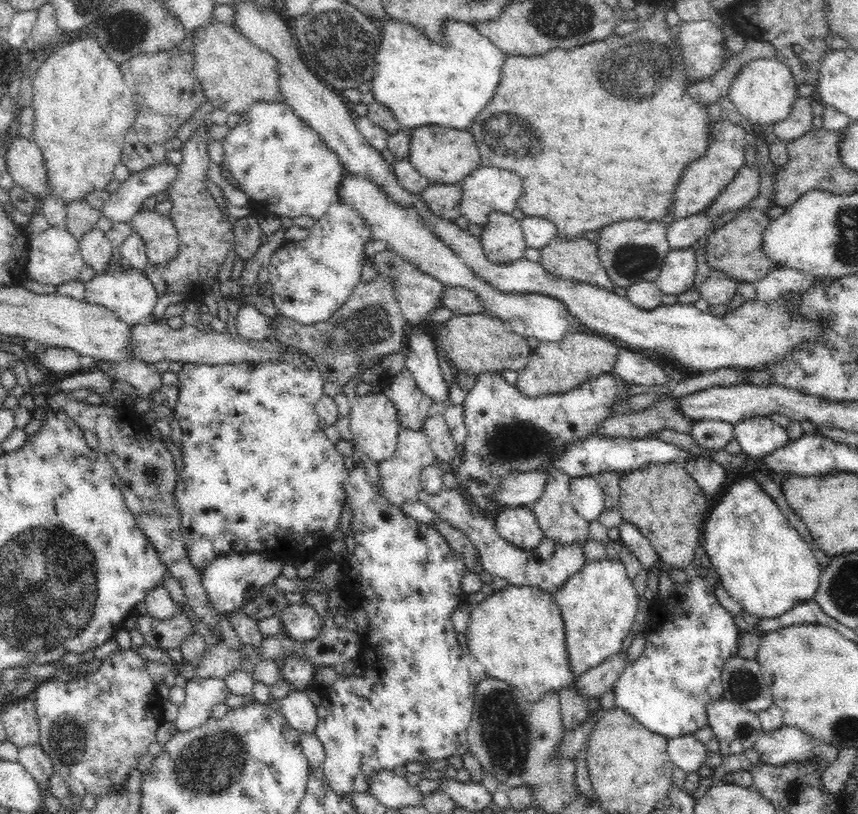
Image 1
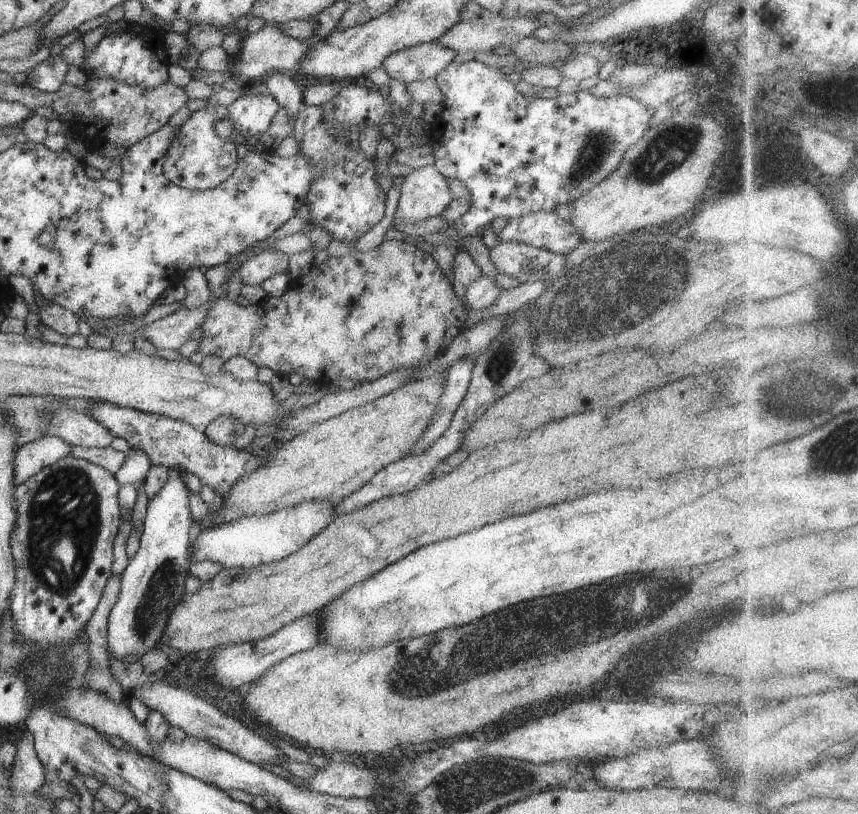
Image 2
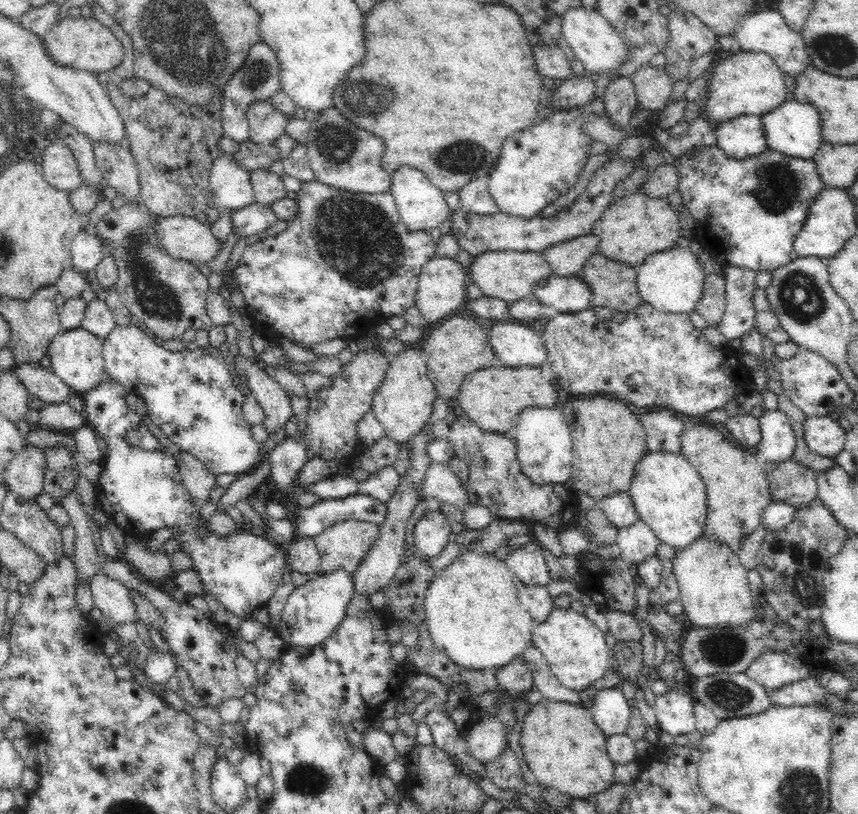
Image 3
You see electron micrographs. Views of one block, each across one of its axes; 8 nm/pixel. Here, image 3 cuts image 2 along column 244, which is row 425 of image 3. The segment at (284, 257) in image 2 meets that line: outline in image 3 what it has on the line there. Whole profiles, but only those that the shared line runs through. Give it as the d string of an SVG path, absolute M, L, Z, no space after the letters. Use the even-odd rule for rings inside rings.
M241 354L234 356L234 358L230 359L230 362L233 370L243 370L242 373L246 374L247 385L245 387L251 390L251 395L264 411L265 419L261 422L261 425L268 434L278 430L278 428L284 427L289 419L294 418L292 416L292 405L290 405L288 392L284 391L284 387L266 373L264 367L259 362Z

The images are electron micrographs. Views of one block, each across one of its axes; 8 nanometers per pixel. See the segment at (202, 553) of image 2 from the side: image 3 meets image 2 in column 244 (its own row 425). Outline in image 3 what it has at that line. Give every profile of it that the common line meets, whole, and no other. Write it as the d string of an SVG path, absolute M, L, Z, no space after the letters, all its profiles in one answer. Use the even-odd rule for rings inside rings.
M532 407L519 414L511 437L516 443L522 473L538 486L564 485L572 477L573 442L563 411L554 407Z

